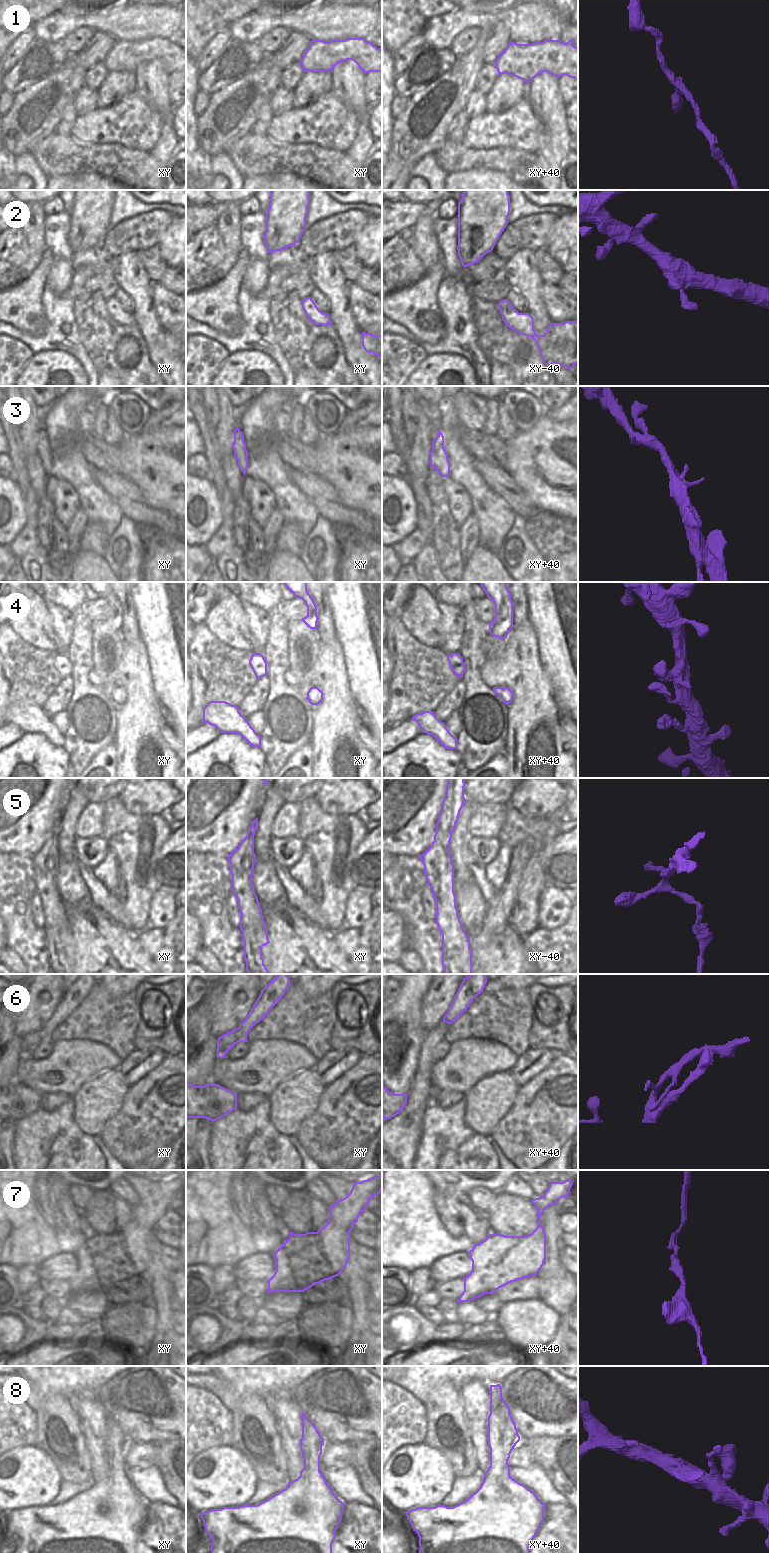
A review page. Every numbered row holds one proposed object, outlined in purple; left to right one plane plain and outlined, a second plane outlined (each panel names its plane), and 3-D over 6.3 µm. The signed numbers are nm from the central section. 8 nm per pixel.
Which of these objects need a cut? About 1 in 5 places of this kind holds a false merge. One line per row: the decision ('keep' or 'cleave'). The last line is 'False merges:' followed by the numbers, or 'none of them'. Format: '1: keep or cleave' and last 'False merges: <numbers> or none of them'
1: keep
2: keep
3: keep
4: keep
5: cleave
6: keep
7: keep
8: keep
False merges: 5

